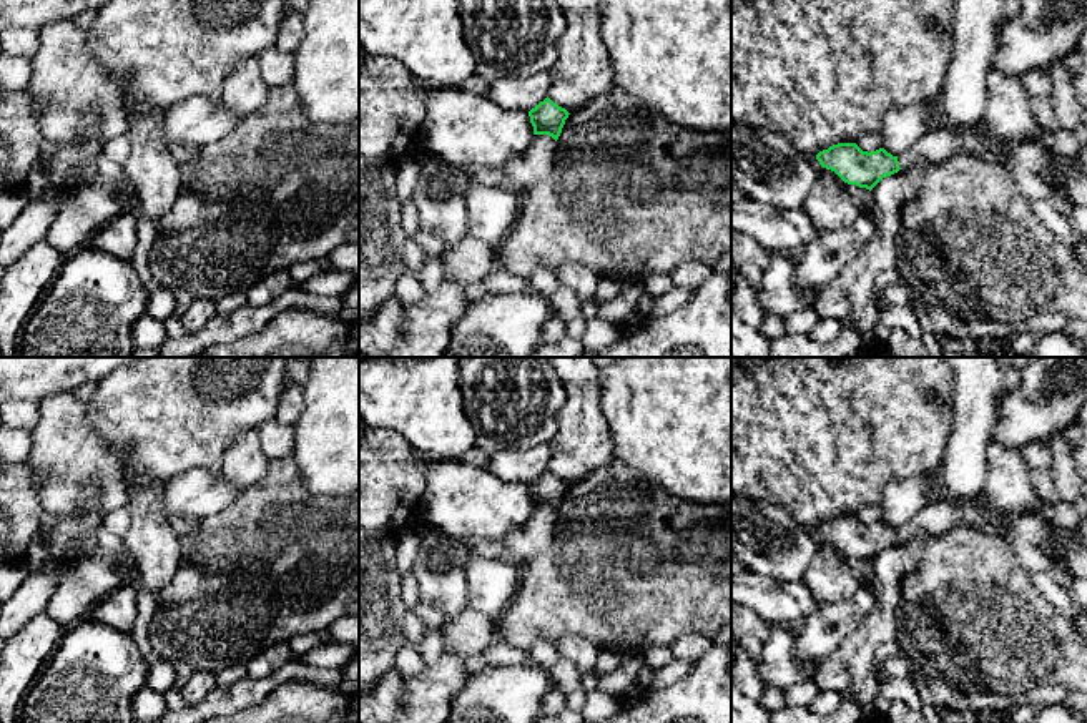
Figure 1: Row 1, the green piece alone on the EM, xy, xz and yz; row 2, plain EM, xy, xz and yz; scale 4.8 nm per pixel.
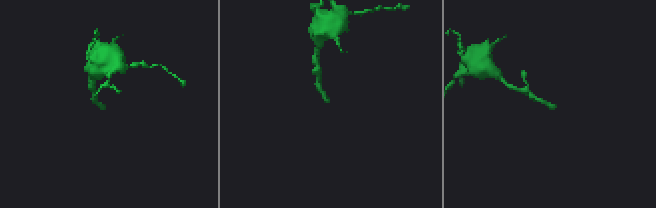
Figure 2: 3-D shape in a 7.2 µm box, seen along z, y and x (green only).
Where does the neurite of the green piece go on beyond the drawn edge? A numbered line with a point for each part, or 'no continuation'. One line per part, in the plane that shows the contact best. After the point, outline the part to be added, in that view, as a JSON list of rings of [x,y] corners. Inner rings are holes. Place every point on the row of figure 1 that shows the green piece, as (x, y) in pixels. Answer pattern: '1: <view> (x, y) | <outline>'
1: yz (941, 143) | [[[942,123],[932,131],[926,131],[917,143],[904,155],[898,156],[899,168],[906,170],[914,161],[939,163],[956,153],[971,153],[981,156],[986,151],[1002,150],[1012,153],[1012,146],[992,140],[986,128],[982,130],[957,130]]]

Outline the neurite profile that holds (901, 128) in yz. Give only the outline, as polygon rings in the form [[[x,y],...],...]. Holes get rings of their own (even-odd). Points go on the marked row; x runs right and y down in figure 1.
[[[916,103],[889,111],[879,131],[883,148],[893,156],[907,153],[927,131],[927,120],[934,116],[939,116],[934,103]]]

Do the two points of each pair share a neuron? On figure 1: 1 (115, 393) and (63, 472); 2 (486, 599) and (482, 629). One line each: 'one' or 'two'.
1: two
2: two

